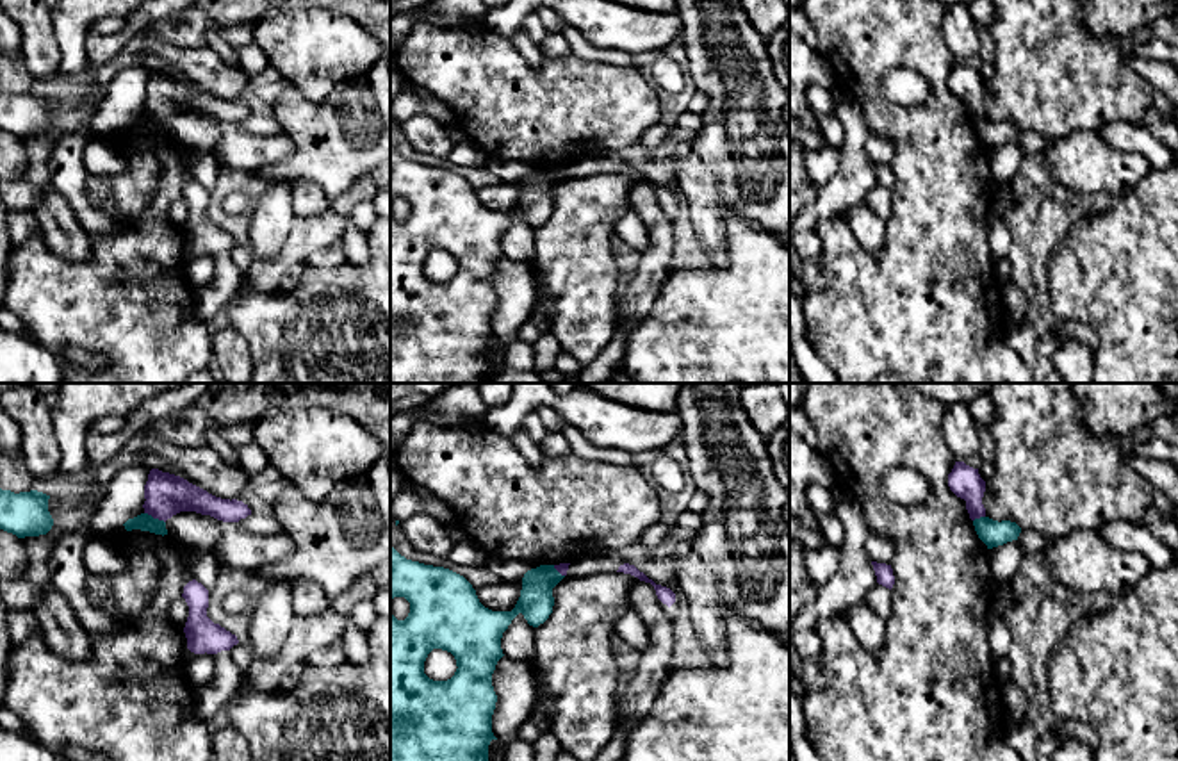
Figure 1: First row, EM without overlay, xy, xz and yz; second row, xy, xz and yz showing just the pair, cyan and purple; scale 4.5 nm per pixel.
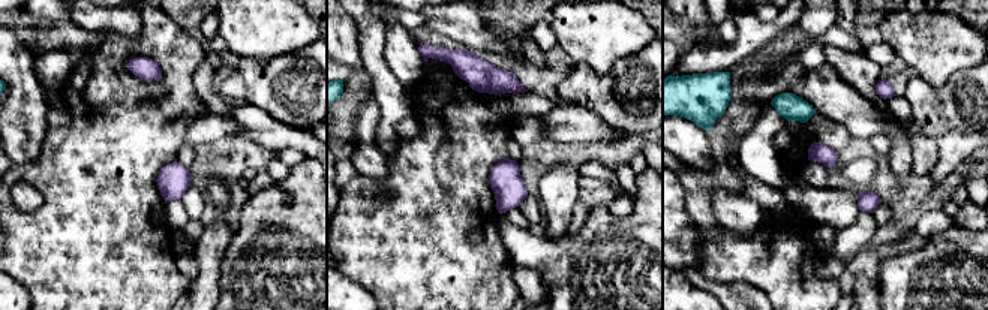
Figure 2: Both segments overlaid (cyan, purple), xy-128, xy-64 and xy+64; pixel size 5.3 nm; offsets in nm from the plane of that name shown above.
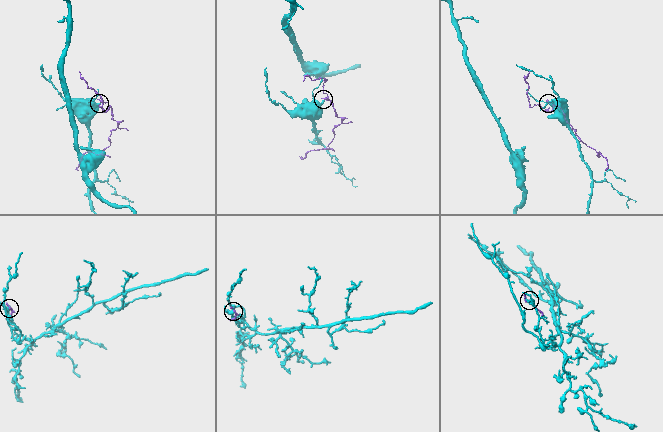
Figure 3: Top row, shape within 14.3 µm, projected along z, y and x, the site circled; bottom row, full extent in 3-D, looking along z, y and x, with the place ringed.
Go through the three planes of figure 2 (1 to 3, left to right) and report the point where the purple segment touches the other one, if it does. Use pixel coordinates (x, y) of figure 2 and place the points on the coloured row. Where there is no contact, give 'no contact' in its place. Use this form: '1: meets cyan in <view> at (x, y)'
1: no contact
2: no contact
3: no contact

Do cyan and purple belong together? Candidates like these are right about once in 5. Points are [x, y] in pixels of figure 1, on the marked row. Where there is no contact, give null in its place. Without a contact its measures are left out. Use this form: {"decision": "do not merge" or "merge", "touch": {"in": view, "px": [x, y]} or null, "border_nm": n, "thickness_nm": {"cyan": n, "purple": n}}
{"decision": "do not merge", "touch": {"in": "xy", "px": [155, 519]}, "border_nm": 110, "thickness_nm": {"cyan": 80, "purple": 190}}

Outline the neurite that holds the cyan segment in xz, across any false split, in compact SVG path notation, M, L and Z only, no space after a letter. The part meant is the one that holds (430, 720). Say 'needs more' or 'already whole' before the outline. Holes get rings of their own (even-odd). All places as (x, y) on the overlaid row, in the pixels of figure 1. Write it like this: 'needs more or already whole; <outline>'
already whole; M390 547L390 602L405 597L410 613L397 620L390 611L390 761L488 761L492 715L497 695L492 674L504 656L503 633L522 613L538 627L552 613L552 588L563 579L554 565L540 565L522 577L520 597L511 611L485 608L472 585L460 574L406 560ZM433 649L447 651L456 659L456 672L447 681L424 674L424 661Z

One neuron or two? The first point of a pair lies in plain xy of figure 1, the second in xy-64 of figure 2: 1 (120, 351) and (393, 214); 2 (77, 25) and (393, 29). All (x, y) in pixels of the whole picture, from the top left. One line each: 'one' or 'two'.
1: one
2: one

